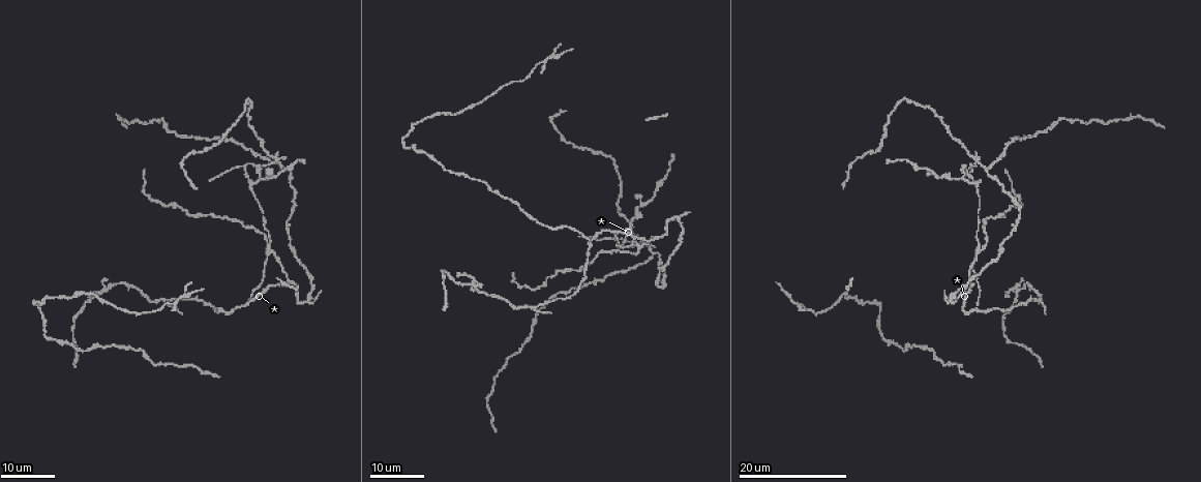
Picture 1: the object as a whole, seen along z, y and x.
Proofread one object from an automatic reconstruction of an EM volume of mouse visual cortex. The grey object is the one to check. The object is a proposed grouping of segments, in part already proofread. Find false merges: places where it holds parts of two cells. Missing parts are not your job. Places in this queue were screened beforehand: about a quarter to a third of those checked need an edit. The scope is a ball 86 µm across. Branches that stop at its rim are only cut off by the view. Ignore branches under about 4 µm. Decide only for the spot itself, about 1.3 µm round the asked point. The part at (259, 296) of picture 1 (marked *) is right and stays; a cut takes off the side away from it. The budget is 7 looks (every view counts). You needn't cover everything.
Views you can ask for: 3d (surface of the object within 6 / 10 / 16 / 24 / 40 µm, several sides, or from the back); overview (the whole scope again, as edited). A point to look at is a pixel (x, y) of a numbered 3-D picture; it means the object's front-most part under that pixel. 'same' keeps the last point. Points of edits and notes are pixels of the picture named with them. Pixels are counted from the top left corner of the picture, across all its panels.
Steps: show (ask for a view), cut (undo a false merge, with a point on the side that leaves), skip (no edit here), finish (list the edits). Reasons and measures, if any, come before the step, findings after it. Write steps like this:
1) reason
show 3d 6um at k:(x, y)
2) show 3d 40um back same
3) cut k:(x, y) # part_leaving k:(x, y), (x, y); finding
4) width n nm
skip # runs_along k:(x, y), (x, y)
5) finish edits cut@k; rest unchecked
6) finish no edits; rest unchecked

show 3d 16um at 1:(289, 279)

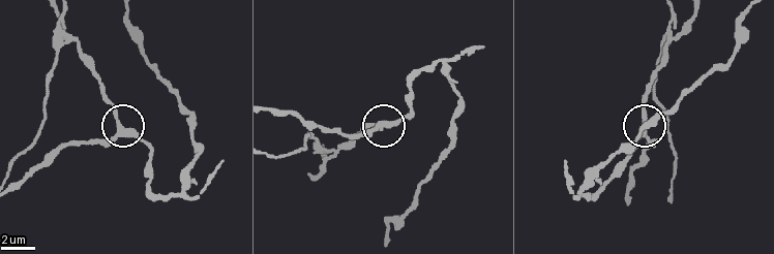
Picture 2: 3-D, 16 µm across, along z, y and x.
zoom in
show 3d 6um at 2:(383, 126)

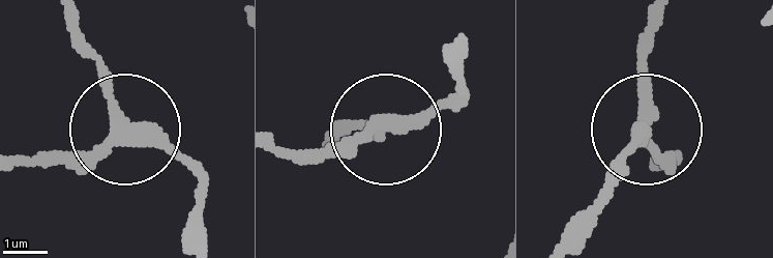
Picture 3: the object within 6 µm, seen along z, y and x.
arms 3
skip # runs_along 3:(13, 167), (91, 155), (121, 126), (110, 82), (72, 40); all the same cell

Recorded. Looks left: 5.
narrows sharply
show 3d 16um at 1:(975, 254)

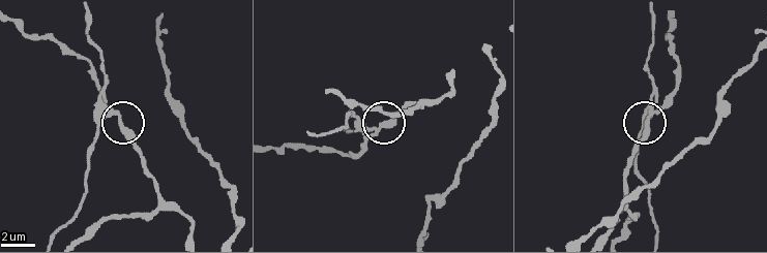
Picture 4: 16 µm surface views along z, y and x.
show 3d 10um at 4:(379, 126)

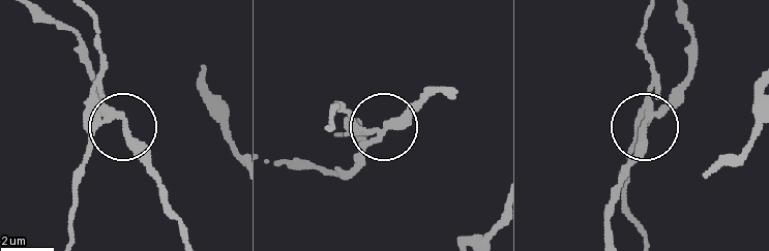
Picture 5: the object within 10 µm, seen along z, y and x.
cut 5:(652, 79) # part_leaving 5:(650, 111), (657, 80), (644, 40), (646, 13); two cells meet here

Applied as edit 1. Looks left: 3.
show overview

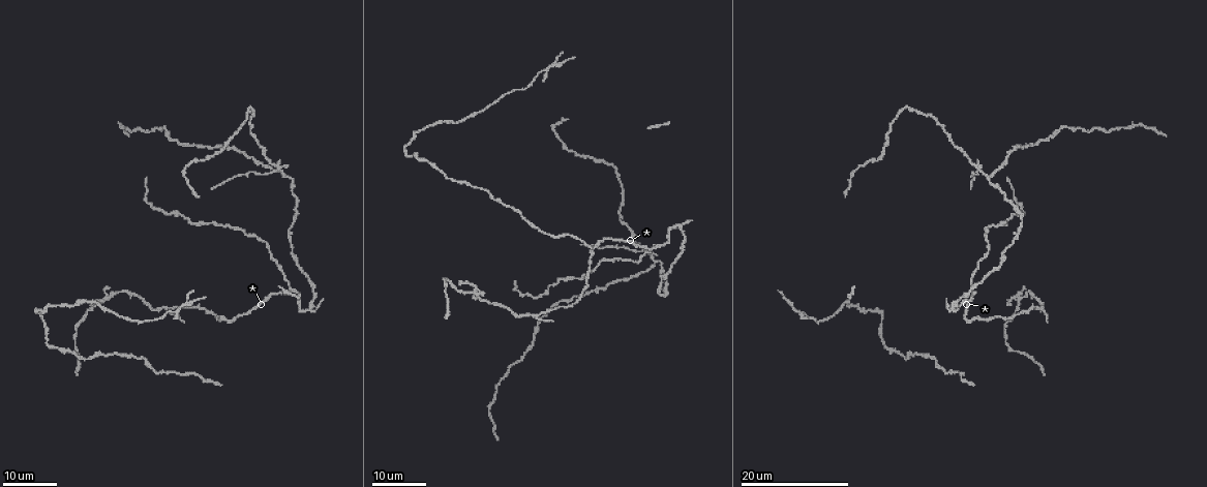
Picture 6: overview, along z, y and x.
sudden change in width
show 3d 16um at 6:(120, 317)

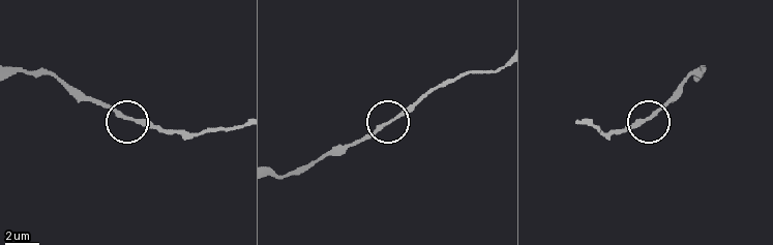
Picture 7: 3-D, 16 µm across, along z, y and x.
show 3d 6um at 7:(649, 119)

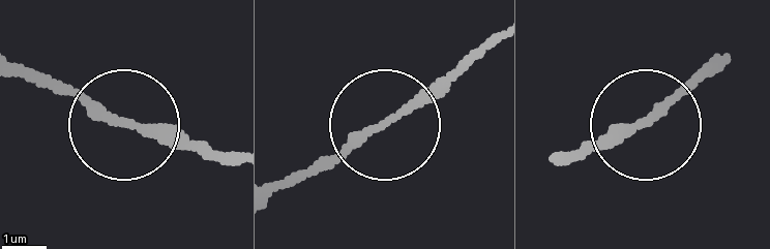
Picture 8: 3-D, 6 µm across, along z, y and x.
width 180 nm
skip # one cell here

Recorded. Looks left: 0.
finish edits cut@5; rest unchecked

